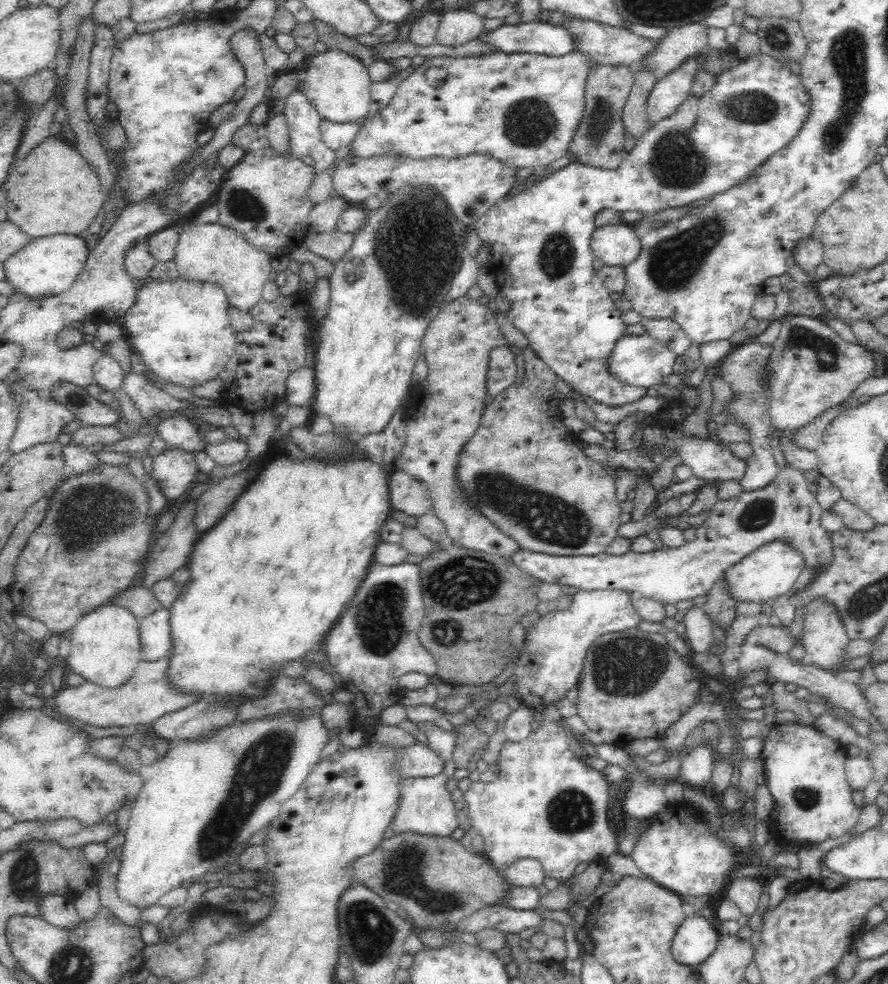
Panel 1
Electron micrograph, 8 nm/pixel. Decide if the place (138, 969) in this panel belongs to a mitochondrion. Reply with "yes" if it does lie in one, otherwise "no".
no

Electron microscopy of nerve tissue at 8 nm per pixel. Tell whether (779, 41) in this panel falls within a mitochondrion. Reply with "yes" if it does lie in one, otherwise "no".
yes

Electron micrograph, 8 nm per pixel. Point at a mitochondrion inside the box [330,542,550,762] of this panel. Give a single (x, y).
(381, 615)

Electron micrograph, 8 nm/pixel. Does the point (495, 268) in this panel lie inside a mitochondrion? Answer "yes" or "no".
no

